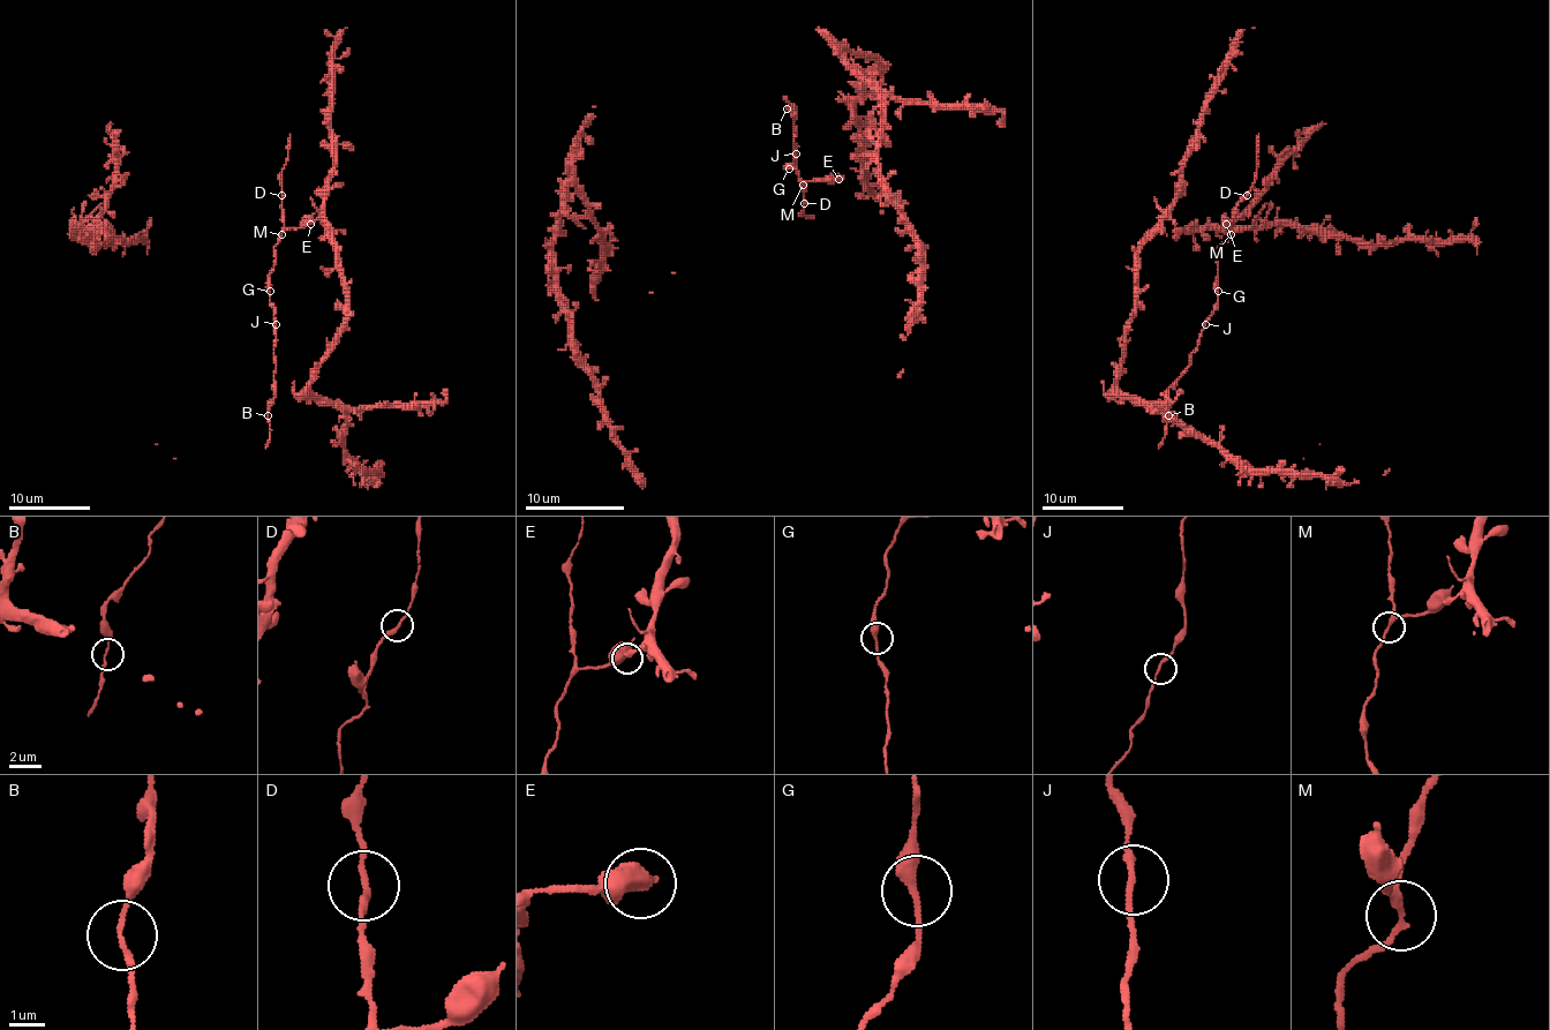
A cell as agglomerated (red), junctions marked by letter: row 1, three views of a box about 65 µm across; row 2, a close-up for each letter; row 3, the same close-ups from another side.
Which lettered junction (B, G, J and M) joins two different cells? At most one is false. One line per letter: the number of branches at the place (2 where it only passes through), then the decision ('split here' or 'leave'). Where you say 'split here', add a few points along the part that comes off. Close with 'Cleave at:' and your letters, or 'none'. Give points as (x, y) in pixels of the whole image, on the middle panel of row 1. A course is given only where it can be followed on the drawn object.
B: branches 2; leave
G: branches 2; leave
J: branches 2; leave
M: branches 3; leave
Cleave at: none

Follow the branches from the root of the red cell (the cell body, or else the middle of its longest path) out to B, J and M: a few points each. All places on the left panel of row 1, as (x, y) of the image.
B: (307, 219), (298, 227), (288, 227), (273, 248), (270, 306), (276, 373), (268, 415)
J: (307, 219), (298, 227), (288, 227), (273, 248), (276, 264), (270, 275), (270, 306), (276, 324)
M: (307, 219), (298, 227), (288, 227), (281, 234)

